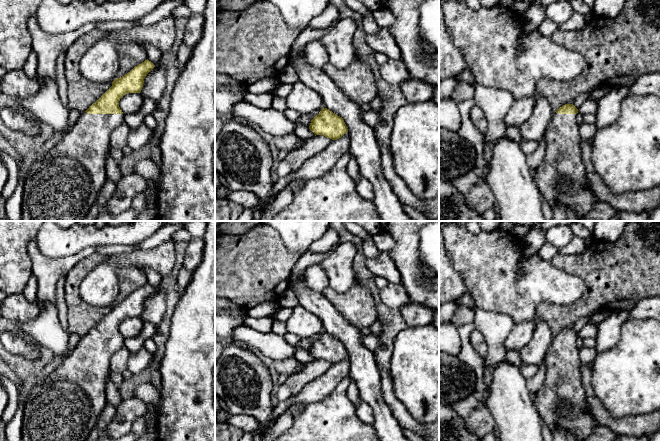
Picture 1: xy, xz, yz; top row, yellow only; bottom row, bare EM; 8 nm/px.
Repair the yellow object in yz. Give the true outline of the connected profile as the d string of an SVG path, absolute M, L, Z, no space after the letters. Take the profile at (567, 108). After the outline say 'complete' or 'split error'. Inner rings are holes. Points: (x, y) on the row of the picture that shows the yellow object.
M565 104L554 111L547 126L544 139L546 140L545 158L535 169L535 181L542 194L542 198L553 207L556 203L571 209L578 221L586 215L592 206L599 202L597 197L587 186L587 172L585 171L581 155L581 138L577 123L578 109L572 104Z; split error

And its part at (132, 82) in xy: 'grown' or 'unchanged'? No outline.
grown

